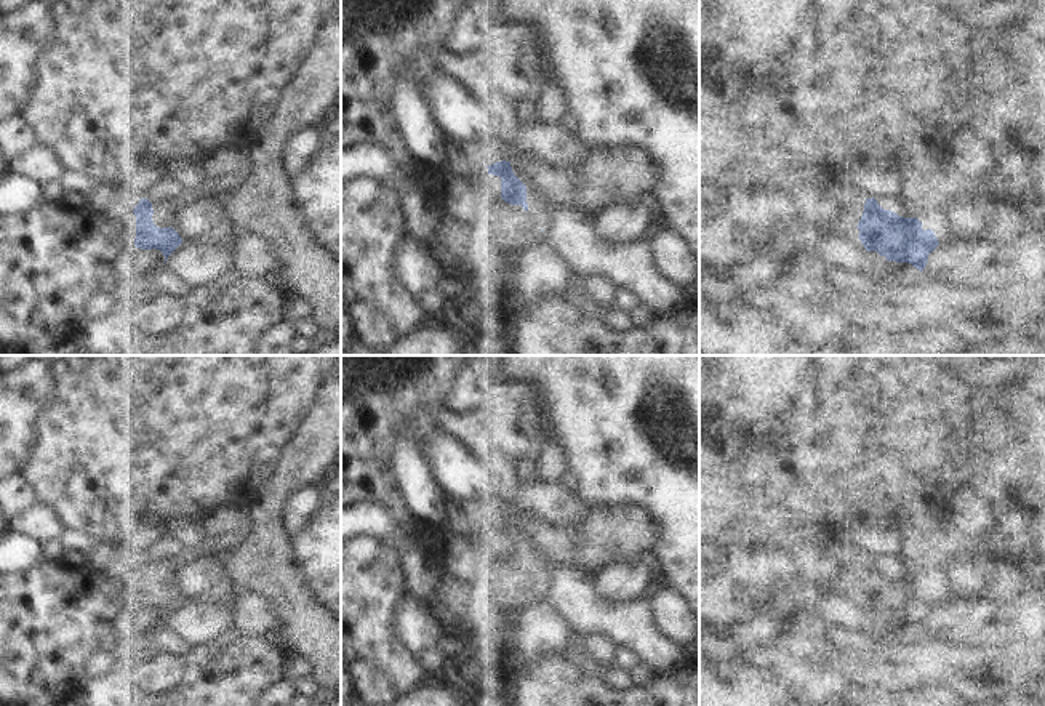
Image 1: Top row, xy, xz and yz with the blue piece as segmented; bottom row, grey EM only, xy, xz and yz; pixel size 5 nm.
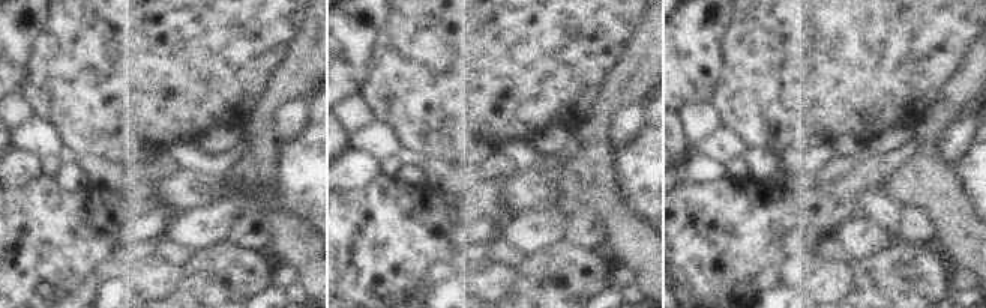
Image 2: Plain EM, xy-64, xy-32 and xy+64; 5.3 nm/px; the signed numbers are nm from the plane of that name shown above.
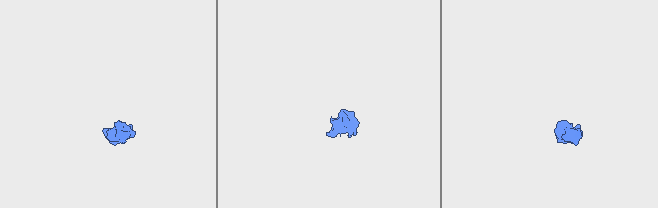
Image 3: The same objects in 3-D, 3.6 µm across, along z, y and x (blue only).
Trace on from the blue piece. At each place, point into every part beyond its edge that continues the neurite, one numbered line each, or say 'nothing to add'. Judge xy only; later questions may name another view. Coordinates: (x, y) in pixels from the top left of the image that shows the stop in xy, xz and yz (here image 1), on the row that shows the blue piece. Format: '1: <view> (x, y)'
1: xy (167, 205)
2: xy (56, 263).

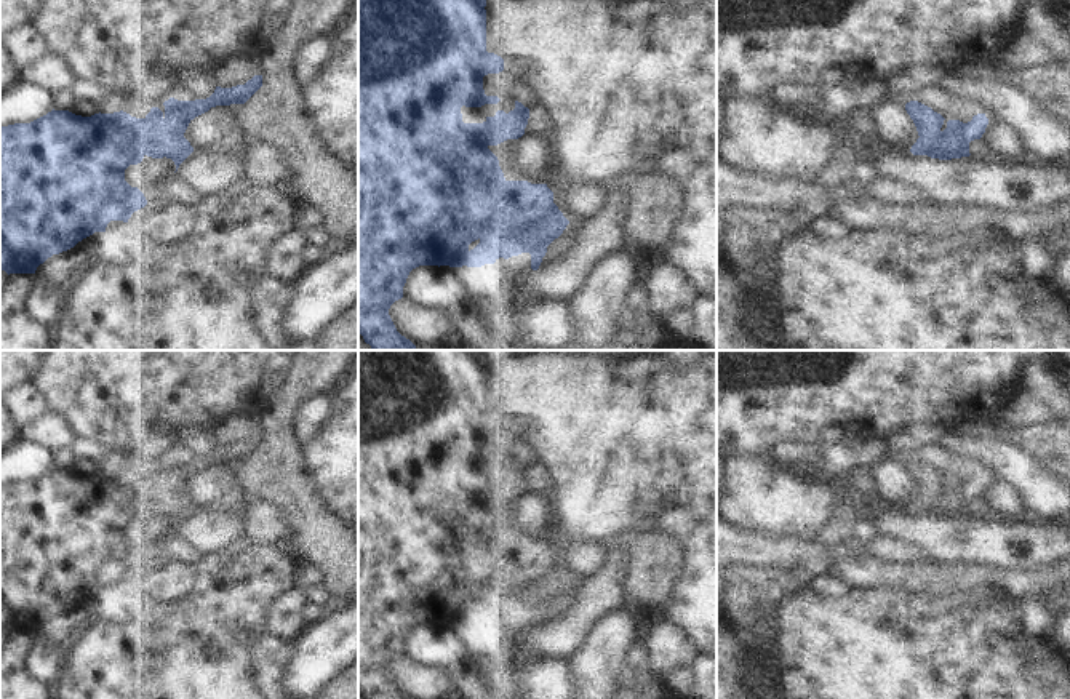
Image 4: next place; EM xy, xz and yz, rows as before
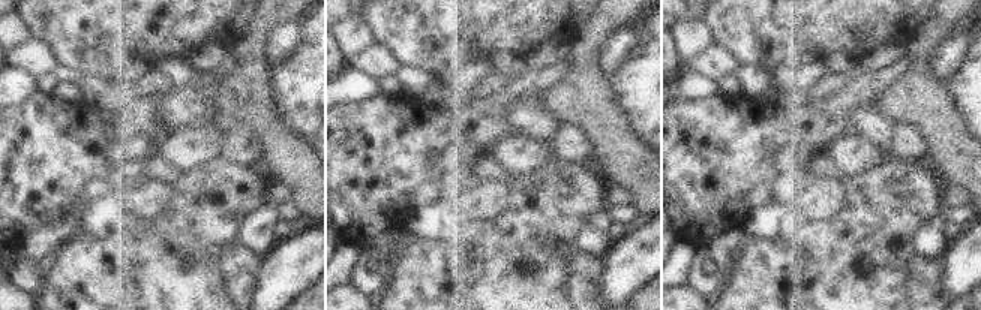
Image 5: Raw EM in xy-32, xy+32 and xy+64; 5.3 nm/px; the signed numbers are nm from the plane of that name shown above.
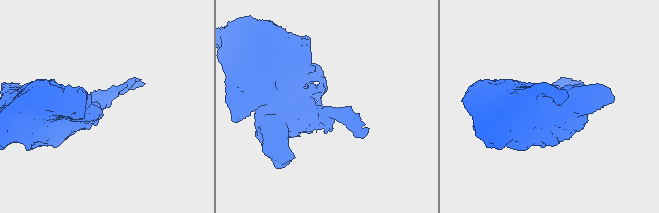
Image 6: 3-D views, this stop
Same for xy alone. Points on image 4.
nothing to add.

